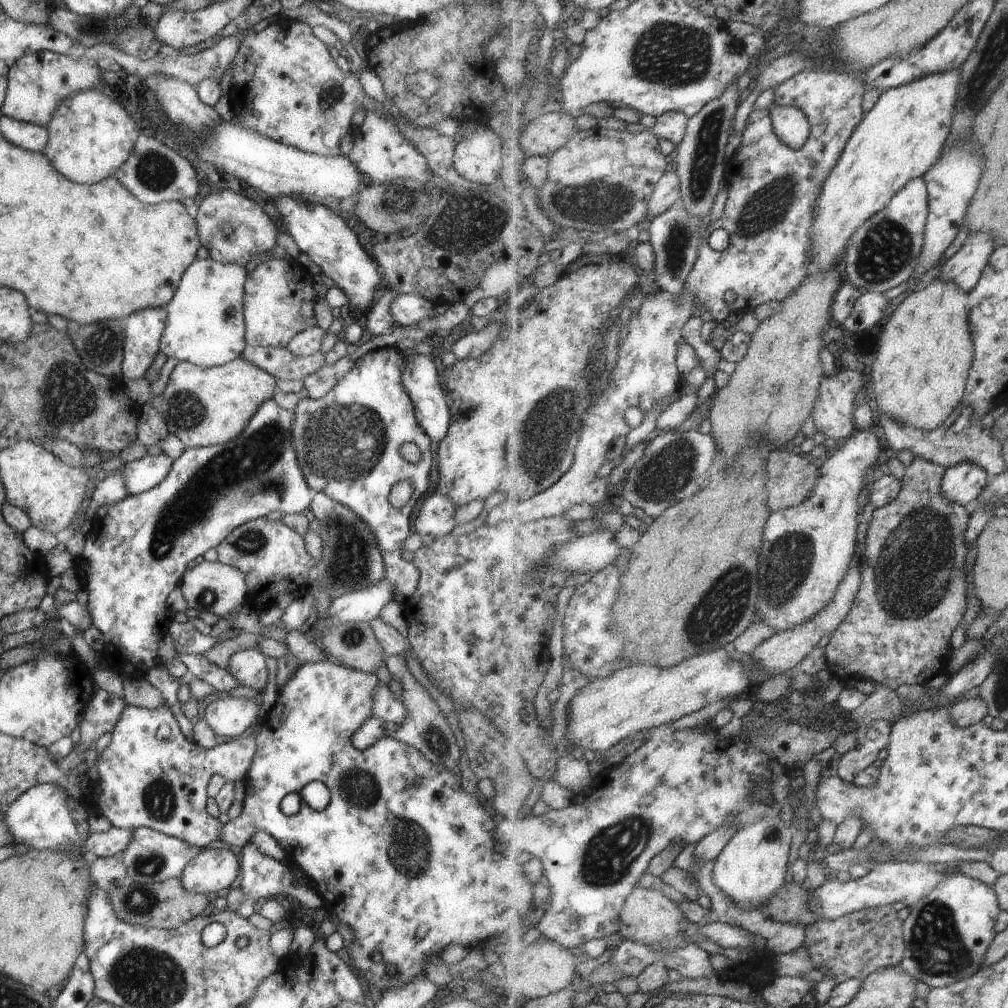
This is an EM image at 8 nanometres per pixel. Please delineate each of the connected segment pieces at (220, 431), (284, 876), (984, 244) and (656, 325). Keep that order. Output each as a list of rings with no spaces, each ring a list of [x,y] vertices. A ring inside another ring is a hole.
[[[234,358],[215,367],[202,367],[179,361],[168,375],[156,409],[167,427],[184,448],[216,445],[235,438],[263,400],[276,392],[275,378],[261,368]]]
[[[245,842],[241,847],[241,882],[239,882],[239,889],[243,893],[243,898],[238,907],[233,911],[235,916],[241,918],[249,917],[255,910],[253,900],[259,903],[266,898],[272,896],[289,896],[294,906],[305,908],[307,910],[317,910],[324,903],[324,898],[319,896],[315,889],[307,883],[304,885],[300,883],[290,871],[288,862],[281,862],[274,858],[263,854],[258,848],[255,848],[251,842]]]
[[[971,233],[966,242],[950,259],[940,267],[941,273],[937,278],[942,281],[952,282],[959,285],[964,291],[971,292],[978,284],[989,262],[989,256],[995,250],[993,237],[987,233]]]
[[[819,70],[801,71],[799,74],[796,74],[790,79],[787,79],[785,82],[783,82],[783,84],[776,86],[773,104],[800,108],[809,119],[811,125],[809,140],[807,140],[807,144],[805,144],[802,149],[791,148],[788,144],[785,144],[781,138],[779,138],[779,135],[775,132],[774,122],[769,107],[766,109],[755,109],[749,114],[747,120],[745,121],[745,128],[742,131],[742,142],[740,147],[738,148],[737,153],[732,157],[732,160],[728,161],[726,166],[726,180],[730,190],[728,199],[726,201],[724,217],[720,221],[710,223],[705,227],[705,231],[703,233],[704,239],[701,241],[698,260],[694,265],[693,270],[691,270],[689,277],[687,278],[687,282],[684,288],[684,295],[681,296],[681,300],[679,300],[678,303],[674,303],[673,300],[671,300],[673,296],[671,296],[669,292],[662,291],[658,288],[649,293],[649,297],[646,298],[646,301],[640,306],[640,309],[637,312],[634,312],[635,314],[633,314],[629,319],[629,323],[627,324],[626,328],[627,335],[619,343],[617,358],[619,360],[619,368],[615,368],[615,384],[611,384],[611,388],[607,388],[607,392],[593,392],[593,402],[591,402],[591,406],[589,407],[589,410],[587,410],[585,426],[582,429],[578,448],[575,450],[575,464],[573,464],[570,470],[562,476],[562,479],[559,480],[557,484],[554,484],[545,492],[539,493],[529,500],[496,500],[494,503],[494,509],[495,513],[498,514],[500,518],[502,518],[505,522],[532,523],[533,521],[538,521],[541,519],[563,516],[563,514],[567,514],[567,512],[571,510],[571,506],[577,506],[577,504],[589,504],[591,507],[596,508],[603,504],[606,498],[611,499],[607,492],[607,488],[609,488],[607,477],[603,478],[597,476],[597,474],[599,474],[599,470],[601,470],[601,466],[607,462],[607,458],[605,458],[605,456],[607,456],[607,454],[605,454],[605,450],[609,450],[609,448],[611,448],[611,444],[613,444],[613,440],[615,440],[615,438],[621,438],[621,436],[625,437],[627,434],[629,434],[629,432],[631,432],[629,424],[625,422],[625,412],[627,412],[627,408],[638,408],[641,409],[641,411],[653,410],[657,404],[665,402],[667,398],[671,398],[671,396],[673,396],[673,394],[679,390],[679,382],[681,382],[681,377],[683,375],[681,372],[679,372],[679,368],[677,368],[677,350],[679,350],[679,344],[681,344],[681,342],[685,342],[685,340],[683,340],[683,334],[681,334],[681,328],[684,328],[686,325],[688,325],[689,320],[694,318],[693,316],[697,316],[697,312],[707,312],[709,315],[711,315],[713,321],[717,323],[721,323],[724,320],[727,321],[729,316],[731,316],[731,312],[733,312],[733,308],[729,308],[729,293],[733,293],[736,296],[735,312],[745,315],[751,312],[755,312],[755,307],[761,306],[761,304],[765,304],[765,302],[772,302],[772,304],[777,305],[781,300],[784,301],[790,296],[793,296],[794,293],[802,287],[802,284],[806,282],[809,272],[812,269],[812,226],[814,225],[814,216],[816,213],[816,208],[818,207],[818,198],[821,194],[823,185],[826,183],[827,177],[831,174],[833,168],[837,166],[839,159],[842,158],[843,151],[846,150],[847,143],[850,142],[851,136],[854,135],[854,132],[857,130],[859,124],[863,122],[865,116],[863,113],[863,94],[865,94],[865,88],[866,84],[861,80],[861,78],[858,77],[858,75],[851,74],[849,72],[822,73],[819,72]],[[717,229],[725,230],[727,234],[729,234],[729,244],[727,248],[725,248],[725,250],[722,252],[713,250],[713,248],[709,246],[709,242],[706,239],[707,237],[711,236],[711,232],[715,232]]]

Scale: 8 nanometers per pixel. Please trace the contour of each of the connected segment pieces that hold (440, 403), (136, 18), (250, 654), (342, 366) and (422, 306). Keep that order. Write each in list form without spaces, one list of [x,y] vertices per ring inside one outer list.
[[[403,354],[403,358],[402,384],[403,388],[406,388],[409,398],[411,398],[417,424],[431,441],[439,442],[446,434],[449,412],[446,404],[446,394],[437,381],[437,368],[435,368],[432,357],[429,355]]]
[[[140,2],[129,4],[129,8],[125,12],[121,12],[119,16],[84,16],[55,7],[54,10],[47,14],[45,25],[53,28],[59,34],[65,34],[71,42],[75,40],[77,44],[81,44],[85,48],[97,44],[109,44],[117,52],[121,52],[125,56],[131,56],[139,61],[148,60],[161,48],[161,42],[155,38],[155,32],[153,32],[155,25],[147,25],[147,21],[142,17]]]
[[[253,649],[239,650],[227,658],[225,672],[243,687],[261,691],[265,687],[267,678],[265,656]]]
[[[346,354],[335,363],[321,366],[316,372],[305,376],[302,379],[303,390],[306,391],[304,395],[311,399],[320,398],[351,370],[351,364],[355,361]]]
[[[411,293],[398,294],[389,304],[389,316],[397,326],[411,326],[424,318],[432,318],[433,308],[425,298]]]

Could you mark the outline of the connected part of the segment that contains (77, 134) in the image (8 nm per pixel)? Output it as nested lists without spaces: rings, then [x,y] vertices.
[[[79,90],[73,96],[65,96],[51,112],[45,132],[47,142],[41,150],[45,160],[67,180],[81,184],[93,184],[113,176],[139,137],[135,122],[117,102],[103,96],[103,90]]]

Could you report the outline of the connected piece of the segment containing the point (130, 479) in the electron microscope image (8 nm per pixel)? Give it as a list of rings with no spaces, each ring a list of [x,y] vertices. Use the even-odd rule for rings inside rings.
[[[165,453],[125,461],[121,466],[121,476],[127,495],[139,494],[159,484],[167,476],[172,462]]]

